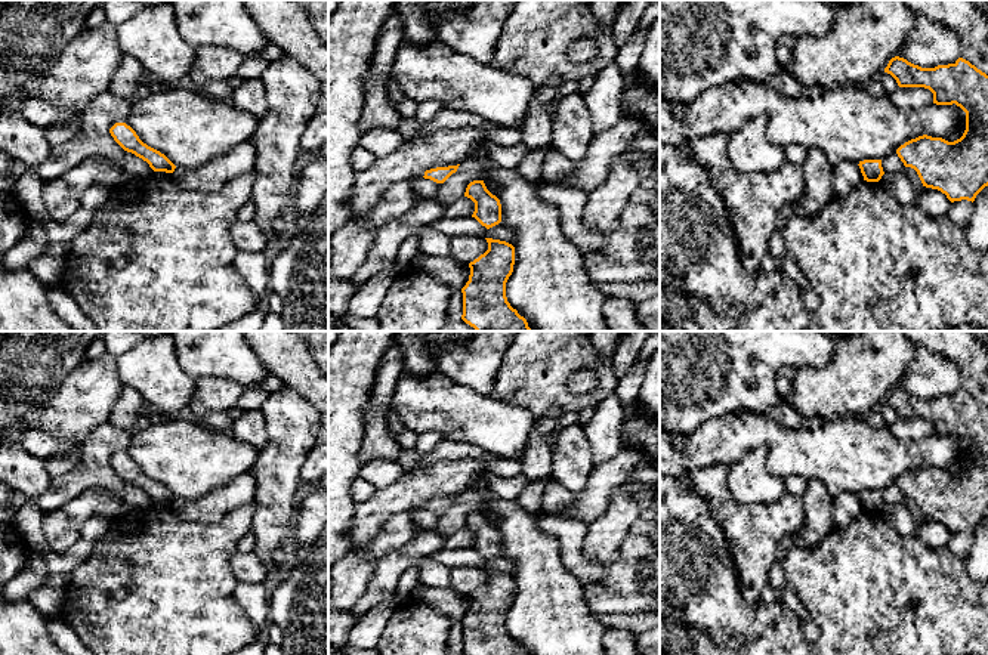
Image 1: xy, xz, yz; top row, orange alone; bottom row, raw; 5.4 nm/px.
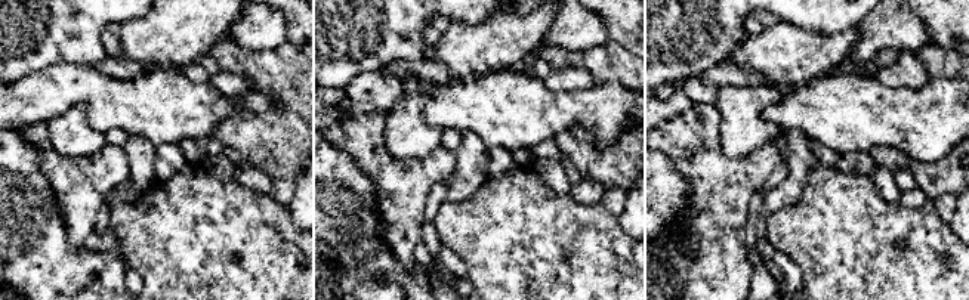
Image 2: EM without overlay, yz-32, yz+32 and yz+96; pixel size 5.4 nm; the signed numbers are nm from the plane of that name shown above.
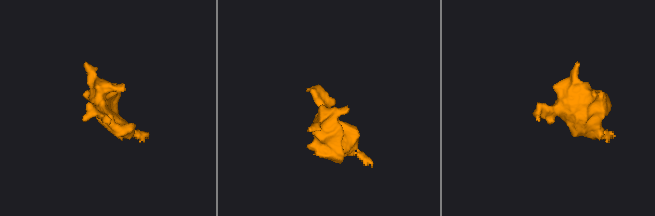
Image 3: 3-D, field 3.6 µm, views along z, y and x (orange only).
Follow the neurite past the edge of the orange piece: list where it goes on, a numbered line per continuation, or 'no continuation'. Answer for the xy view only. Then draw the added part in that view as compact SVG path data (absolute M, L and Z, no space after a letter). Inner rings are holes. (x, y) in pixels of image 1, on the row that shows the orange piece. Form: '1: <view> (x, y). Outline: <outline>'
1: xy (209, 178). Outline: M243 142L234 146L220 158L212 160L209 164L197 170L175 169L175 182L186 189L213 192L219 191L223 183L238 174L254 169L256 149L253 142Z

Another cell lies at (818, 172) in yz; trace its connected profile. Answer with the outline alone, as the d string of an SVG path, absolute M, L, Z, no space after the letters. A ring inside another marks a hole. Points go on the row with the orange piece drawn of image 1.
M809 149L802 164L805 192L794 201L796 216L816 214L833 197L834 166L819 149Z

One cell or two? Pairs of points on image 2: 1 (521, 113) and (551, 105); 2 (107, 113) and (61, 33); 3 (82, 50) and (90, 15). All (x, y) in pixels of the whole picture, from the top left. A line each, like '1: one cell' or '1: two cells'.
1: one cell
2: two cells
3: one cell

